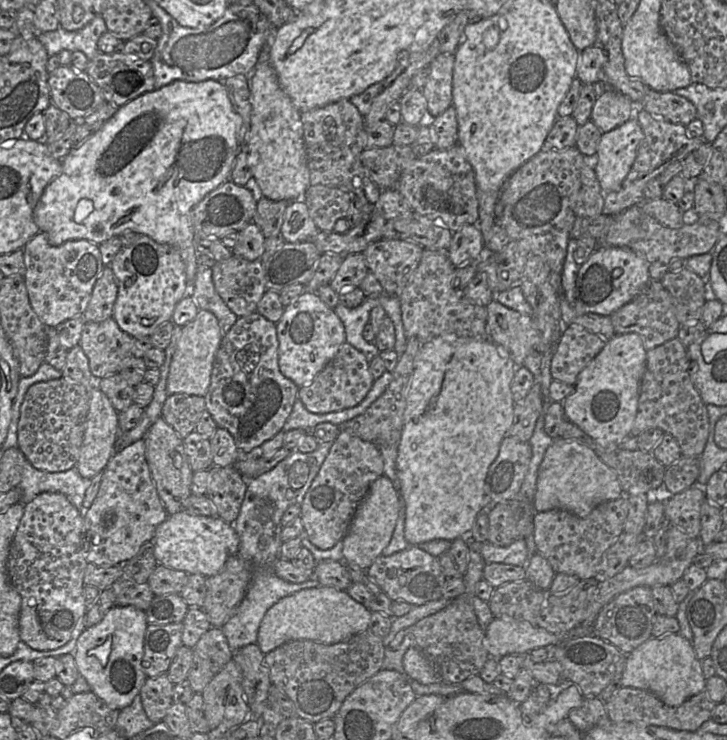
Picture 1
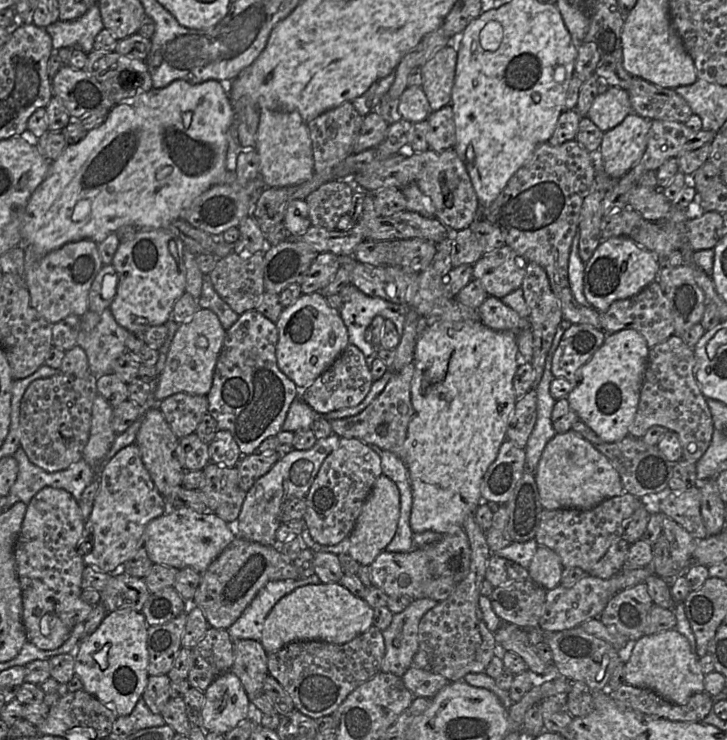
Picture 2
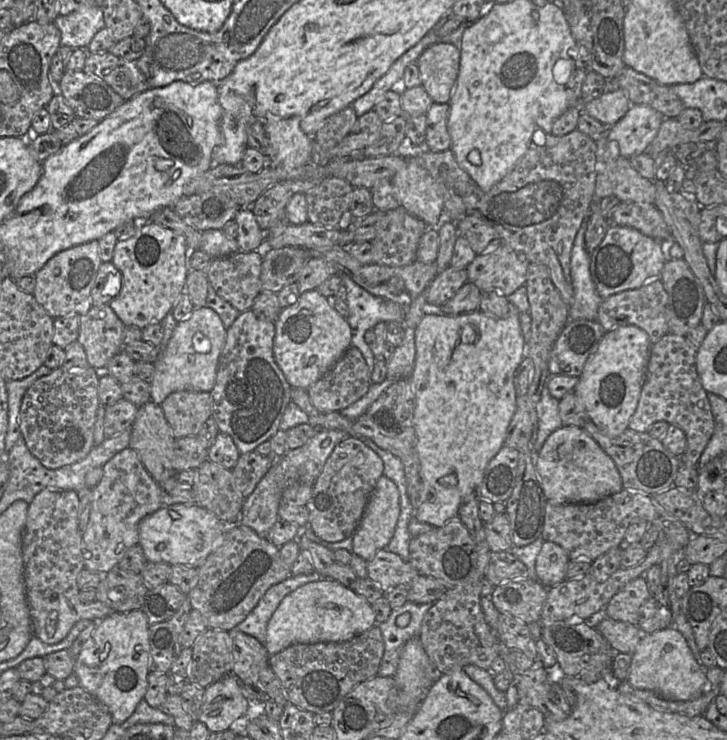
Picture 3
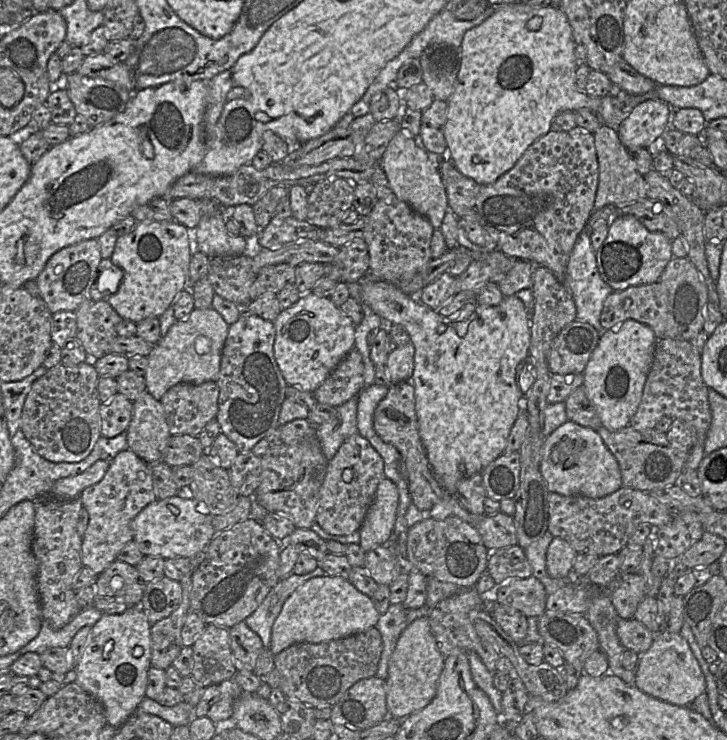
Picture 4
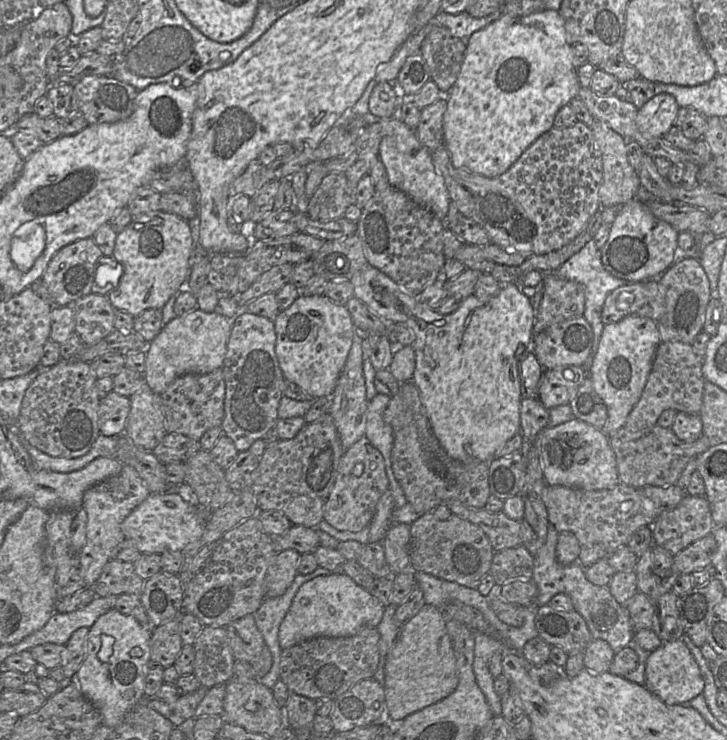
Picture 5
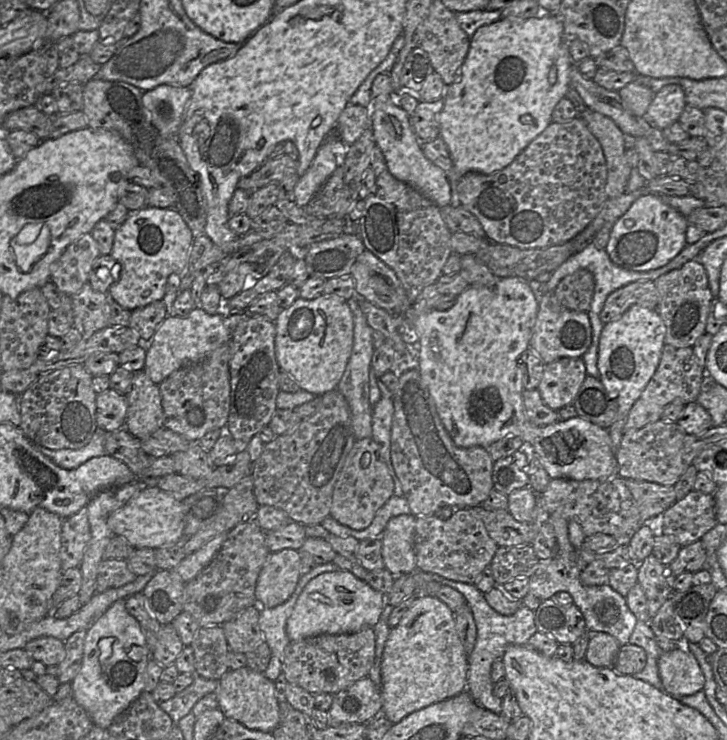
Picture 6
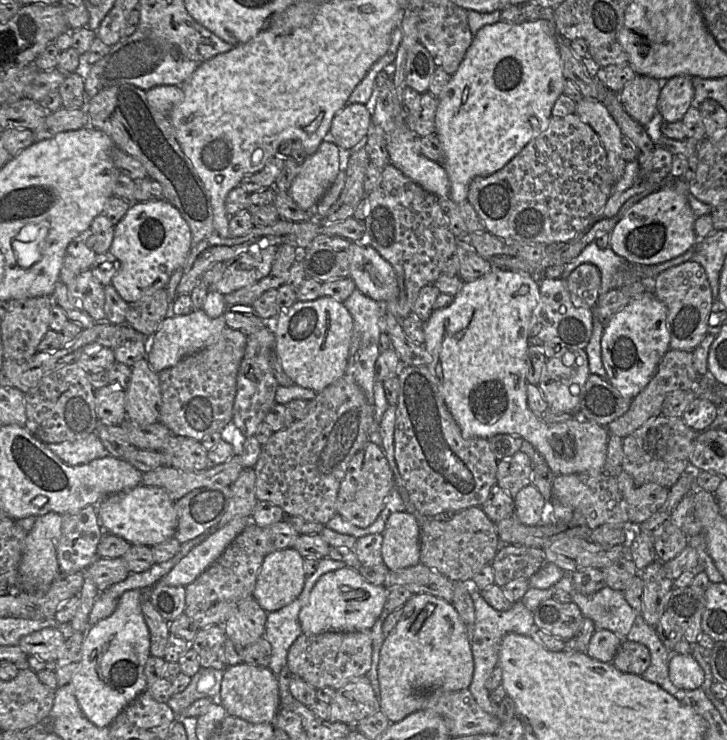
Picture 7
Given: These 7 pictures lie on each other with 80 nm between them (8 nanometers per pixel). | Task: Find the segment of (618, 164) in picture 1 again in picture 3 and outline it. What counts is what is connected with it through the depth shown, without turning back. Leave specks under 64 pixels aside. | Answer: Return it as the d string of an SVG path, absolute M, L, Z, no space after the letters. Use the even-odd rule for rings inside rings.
M631 104L626 114L613 126L607 127L607 137L616 141L623 157L631 158L647 151L660 128L664 116L648 105Z

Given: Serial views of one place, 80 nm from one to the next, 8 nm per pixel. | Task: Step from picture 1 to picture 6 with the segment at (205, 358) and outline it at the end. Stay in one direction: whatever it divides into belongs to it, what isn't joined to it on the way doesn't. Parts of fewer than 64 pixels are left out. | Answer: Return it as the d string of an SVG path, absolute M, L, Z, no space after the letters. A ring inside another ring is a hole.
M195 307L186 317L167 315L145 346L147 353L144 371L155 384L159 385L181 367L205 359L212 351L231 339L231 330L225 325L226 316L226 309L215 315L209 315L200 307Z

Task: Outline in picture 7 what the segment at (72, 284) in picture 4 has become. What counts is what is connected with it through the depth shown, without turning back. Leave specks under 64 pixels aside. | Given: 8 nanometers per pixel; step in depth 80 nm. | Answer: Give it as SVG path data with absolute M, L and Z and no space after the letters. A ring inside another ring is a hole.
M88 228L69 243L60 270L60 282L67 285L81 272L91 268L96 256L94 250L87 245L91 236L91 229Z

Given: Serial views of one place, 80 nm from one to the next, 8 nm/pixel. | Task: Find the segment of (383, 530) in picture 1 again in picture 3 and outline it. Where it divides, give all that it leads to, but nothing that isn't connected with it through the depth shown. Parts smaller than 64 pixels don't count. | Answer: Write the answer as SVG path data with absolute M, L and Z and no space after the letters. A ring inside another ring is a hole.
M384 474L378 479L363 516L352 535L352 554L371 561L394 535L400 515L400 493Z

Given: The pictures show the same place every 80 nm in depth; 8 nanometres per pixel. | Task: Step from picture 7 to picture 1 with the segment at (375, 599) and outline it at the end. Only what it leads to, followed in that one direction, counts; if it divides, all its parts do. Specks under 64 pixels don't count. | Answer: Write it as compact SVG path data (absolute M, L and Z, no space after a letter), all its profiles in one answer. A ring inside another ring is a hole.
M319 586L281 599L265 614L256 644L266 655L293 640L334 645L369 629L372 612L353 600L346 591Z

